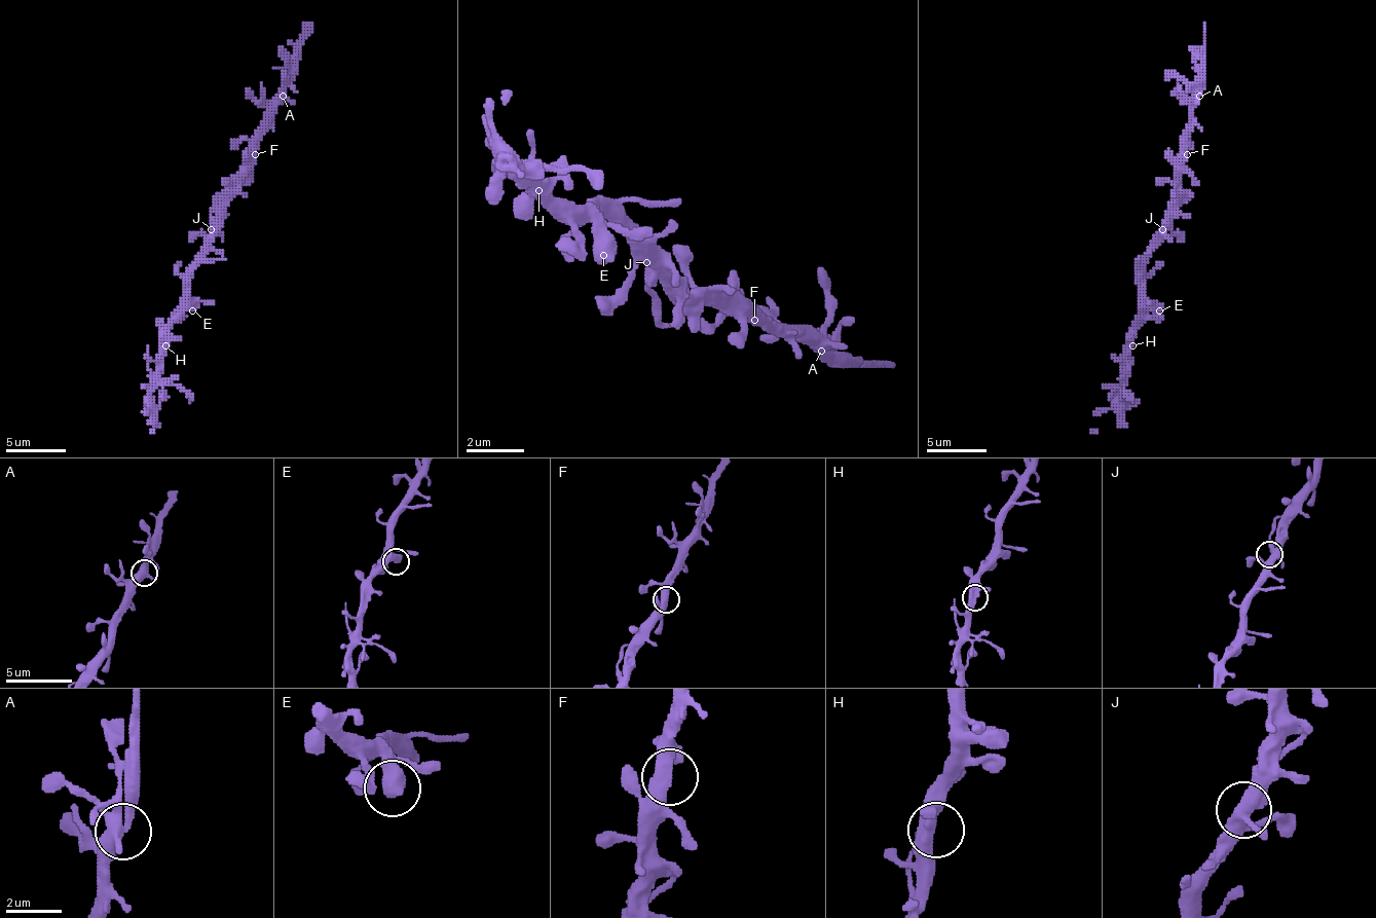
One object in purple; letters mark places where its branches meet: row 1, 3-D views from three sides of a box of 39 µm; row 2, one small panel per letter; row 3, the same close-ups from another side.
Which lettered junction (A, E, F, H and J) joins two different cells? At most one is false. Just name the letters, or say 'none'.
none

